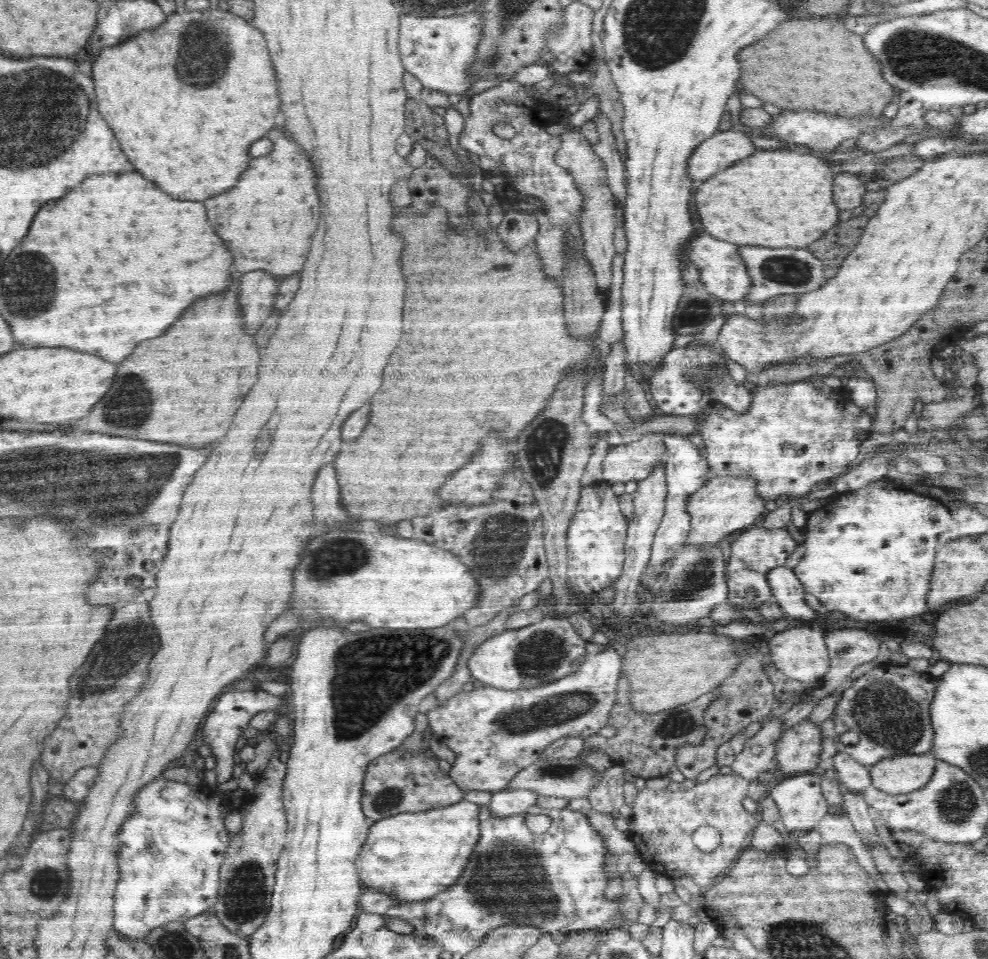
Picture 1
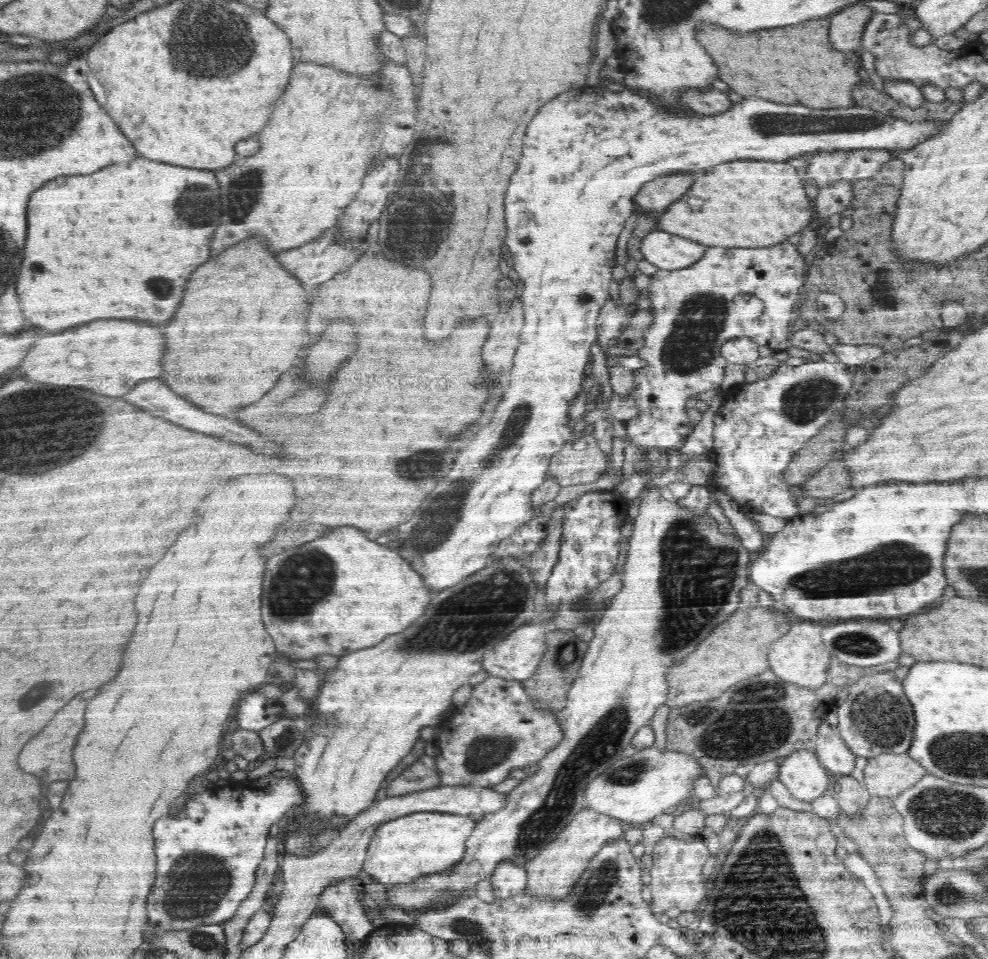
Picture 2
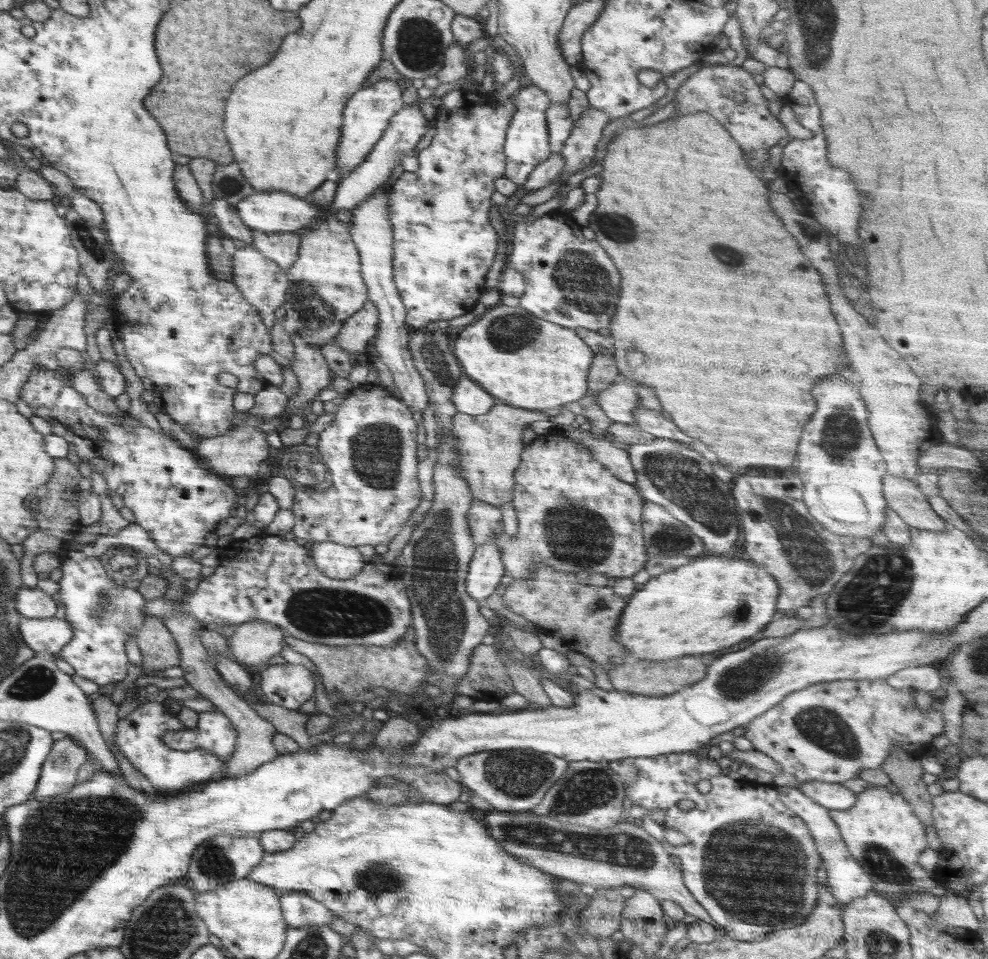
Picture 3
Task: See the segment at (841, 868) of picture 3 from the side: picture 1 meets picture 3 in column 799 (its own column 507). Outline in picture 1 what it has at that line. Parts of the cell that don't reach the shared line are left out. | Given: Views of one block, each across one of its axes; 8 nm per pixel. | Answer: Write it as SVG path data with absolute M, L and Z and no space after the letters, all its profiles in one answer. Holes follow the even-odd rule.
M526 789L496 791L489 804L490 813L495 818L508 818L516 814L526 814L536 805L539 794Z

